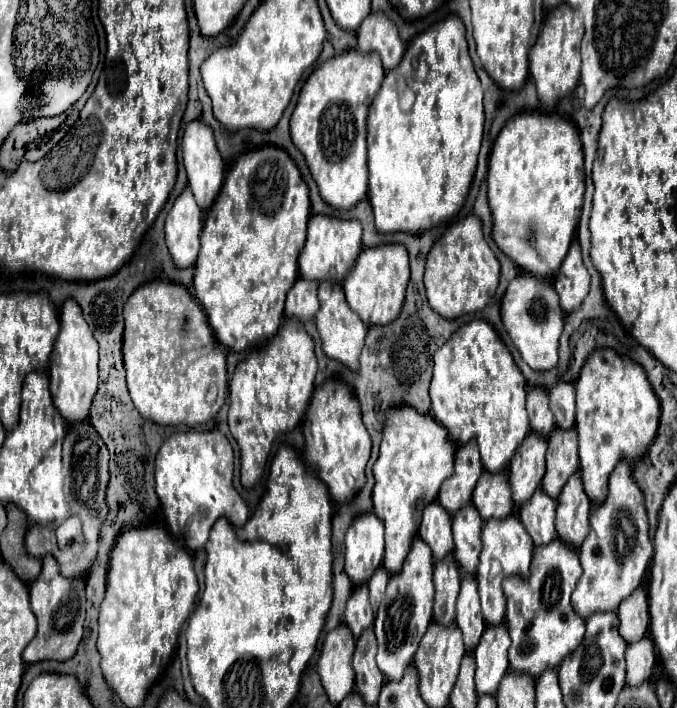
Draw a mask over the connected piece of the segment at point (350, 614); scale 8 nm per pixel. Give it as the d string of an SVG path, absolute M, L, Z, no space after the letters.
M356 586L352 598L348 600L346 606L346 614L344 614L344 622L348 624L348 628L352 628L352 634L358 638L366 628L372 626L374 622L374 612L370 606L370 598L368 598L368 586Z

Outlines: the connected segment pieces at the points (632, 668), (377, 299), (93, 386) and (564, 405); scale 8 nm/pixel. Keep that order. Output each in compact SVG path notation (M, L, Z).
M642 638L630 644L626 650L626 684L632 686L644 684L644 680L652 676L654 662L656 662L656 654L650 638Z
M386 244L376 248L364 248L344 280L344 292L348 306L358 312L358 316L366 322L366 326L384 326L396 320L402 312L406 286L410 280L410 266L408 266L408 252L402 244Z
M72 298L64 302L60 312L60 334L50 356L48 378L54 404L58 412L64 416L64 420L68 422L88 420L90 404L98 390L98 342L92 336L92 330L88 328L80 306Z
M560 382L548 392L558 428L574 428L574 394L574 384L570 382Z

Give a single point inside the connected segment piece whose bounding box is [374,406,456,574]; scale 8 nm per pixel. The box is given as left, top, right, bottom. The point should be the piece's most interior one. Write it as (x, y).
(416, 456)

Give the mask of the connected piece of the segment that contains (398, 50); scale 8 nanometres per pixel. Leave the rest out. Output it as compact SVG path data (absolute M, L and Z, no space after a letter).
M372 12L364 24L360 24L356 38L358 50L364 54L378 52L386 70L392 70L396 64L400 64L404 56L404 44L398 36L398 28L382 12Z

